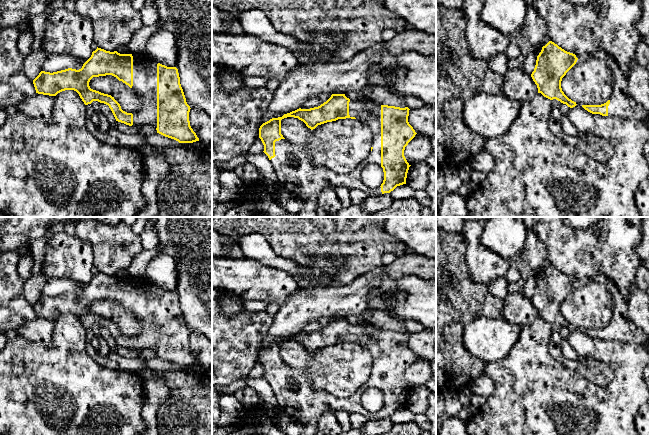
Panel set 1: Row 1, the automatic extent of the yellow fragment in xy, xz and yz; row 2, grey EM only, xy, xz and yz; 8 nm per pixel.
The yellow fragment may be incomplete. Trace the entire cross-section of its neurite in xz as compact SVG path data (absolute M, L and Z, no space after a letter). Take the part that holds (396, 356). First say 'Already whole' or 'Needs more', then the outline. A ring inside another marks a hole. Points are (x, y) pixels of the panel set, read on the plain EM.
Needs more. M332 318L331 321L318 331L310 333L297 333L282 341L272 342L259 352L259 362L264 369L264 377L271 385L277 400L278 407L288 416L291 416L303 425L302 435L315 435L318 430L317 422L325 411L347 411L359 413L369 421L390 417L397 410L406 408L407 397L411 390L405 380L404 374L408 367L417 358L408 346L409 332L381 329L371 324L351 325L345 318ZM287 341L298 342L311 354L318 349L336 345L338 343L357 343L365 347L372 357L372 371L370 378L351 396L338 398L323 390L312 386L307 379L305 370L292 368L281 358L281 344ZM369 388L378 388L383 392L384 404L380 411L369 412L361 405L361 395Z

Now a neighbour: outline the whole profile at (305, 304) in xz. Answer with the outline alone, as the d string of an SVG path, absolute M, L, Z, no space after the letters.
M410 251L348 284L298 287L274 316L273 323L260 342L256 361L259 361L259 352L263 347L299 333L311 320L363 313L368 310L368 294L372 287L379 286L384 277L397 280L404 276L436 280L436 259Z

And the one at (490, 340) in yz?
M484 316L473 319L464 327L462 341L468 353L487 363L507 357L520 336L521 326L511 324L503 317Z

